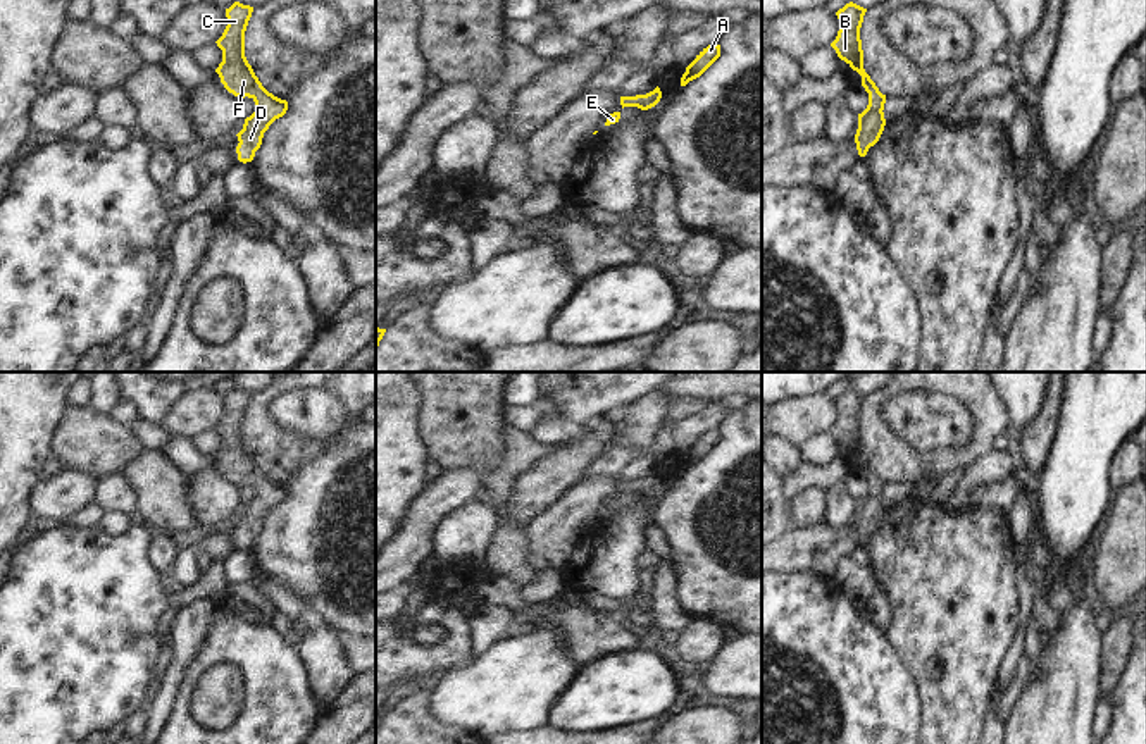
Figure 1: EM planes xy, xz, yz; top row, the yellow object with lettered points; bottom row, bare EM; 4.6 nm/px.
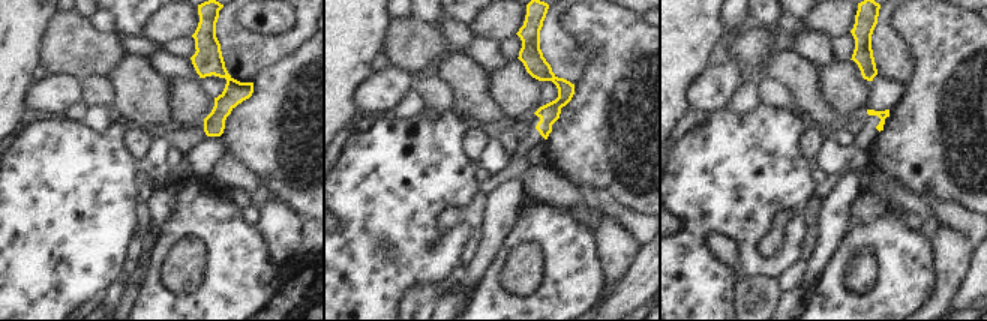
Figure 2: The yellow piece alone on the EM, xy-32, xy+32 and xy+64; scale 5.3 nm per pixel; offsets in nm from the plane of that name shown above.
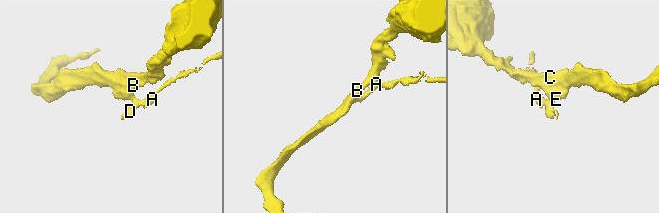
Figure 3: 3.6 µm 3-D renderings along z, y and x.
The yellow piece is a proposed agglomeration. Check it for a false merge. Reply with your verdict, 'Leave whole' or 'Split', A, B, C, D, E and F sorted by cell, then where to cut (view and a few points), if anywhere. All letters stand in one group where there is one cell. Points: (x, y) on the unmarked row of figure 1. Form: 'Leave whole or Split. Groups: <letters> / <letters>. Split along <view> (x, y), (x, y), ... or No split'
Leave whole. Groups: A B C D E F. No split.

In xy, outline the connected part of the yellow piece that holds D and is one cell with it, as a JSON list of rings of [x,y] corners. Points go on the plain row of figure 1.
[[[234,388],[226,394],[227,412],[222,422],[215,427],[222,436],[222,448],[215,455],[224,474],[238,484],[252,484],[255,498],[245,505],[238,522],[238,546],[252,548],[255,537],[262,530],[264,518],[269,512],[283,503],[288,496],[288,487],[269,479],[245,443],[245,417],[252,403],[253,393]]]

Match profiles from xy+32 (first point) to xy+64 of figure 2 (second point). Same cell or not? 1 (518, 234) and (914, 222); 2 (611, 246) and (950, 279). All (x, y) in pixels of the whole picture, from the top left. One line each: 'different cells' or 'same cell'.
1: different cells
2: same cell

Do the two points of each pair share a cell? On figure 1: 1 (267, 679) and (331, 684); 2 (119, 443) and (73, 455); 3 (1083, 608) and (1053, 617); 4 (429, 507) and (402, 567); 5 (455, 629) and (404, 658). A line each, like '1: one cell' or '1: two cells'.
1: two cells
2: one cell
3: two cells
4: one cell
5: one cell

